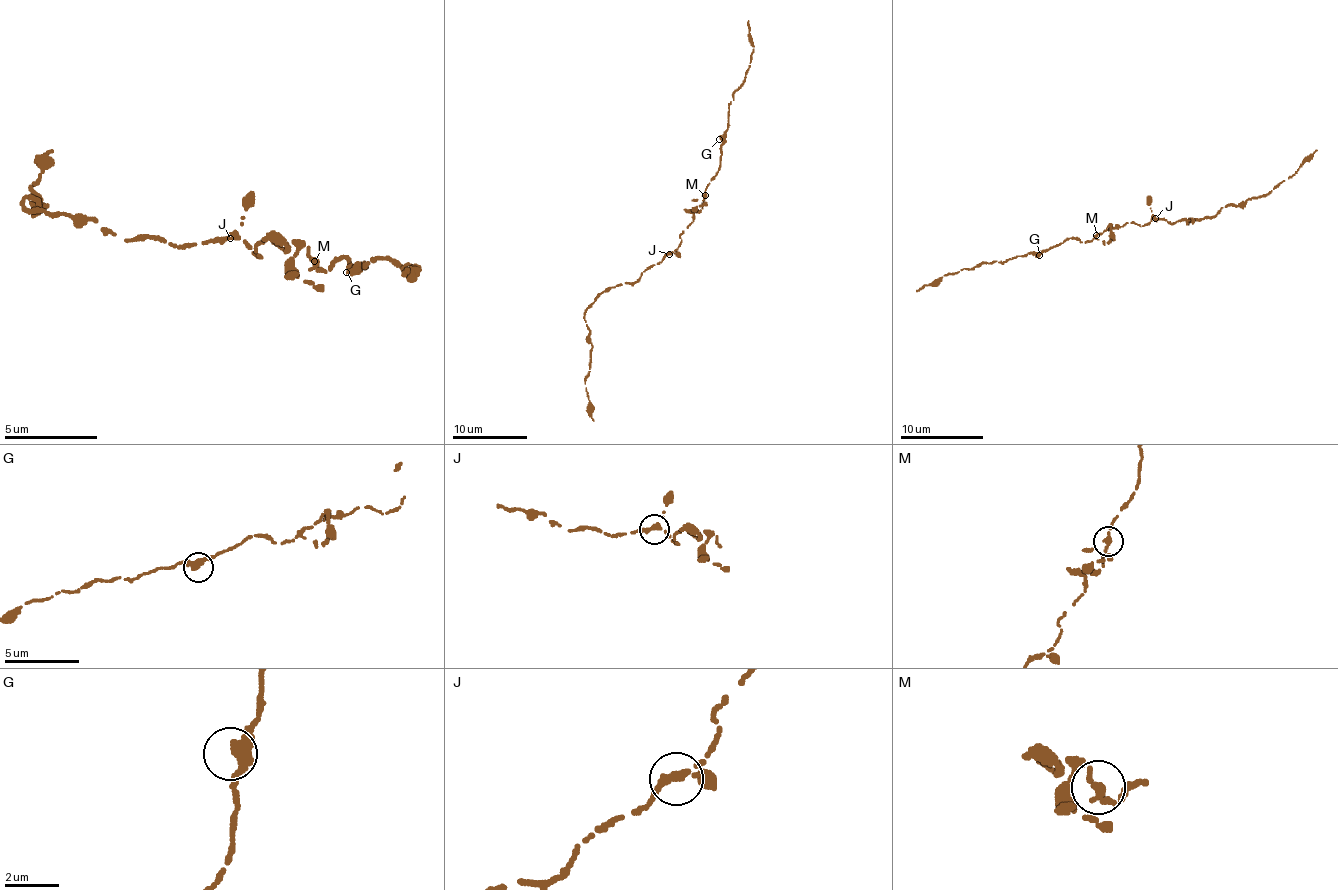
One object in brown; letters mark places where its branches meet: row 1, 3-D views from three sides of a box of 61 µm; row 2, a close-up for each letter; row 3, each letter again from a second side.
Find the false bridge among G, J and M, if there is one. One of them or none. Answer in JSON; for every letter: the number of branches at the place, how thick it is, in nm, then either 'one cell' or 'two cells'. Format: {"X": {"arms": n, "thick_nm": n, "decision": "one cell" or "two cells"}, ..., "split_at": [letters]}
{"G": {"arms": 2, "thick_nm": 360, "decision": "one cell"}, "J": {"arms": 2, "thick_nm": 280, "decision": "one cell"}, "M": {"arms": 2, "thick_nm": 240, "decision": "one cell"}, "split_at": []}

